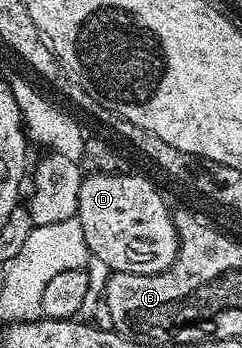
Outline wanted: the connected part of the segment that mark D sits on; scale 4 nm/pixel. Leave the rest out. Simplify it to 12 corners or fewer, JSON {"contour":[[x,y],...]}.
{"contour":[[141,175],[81,182],[76,218],[112,272],[157,274],[178,253],[160,191]]}

